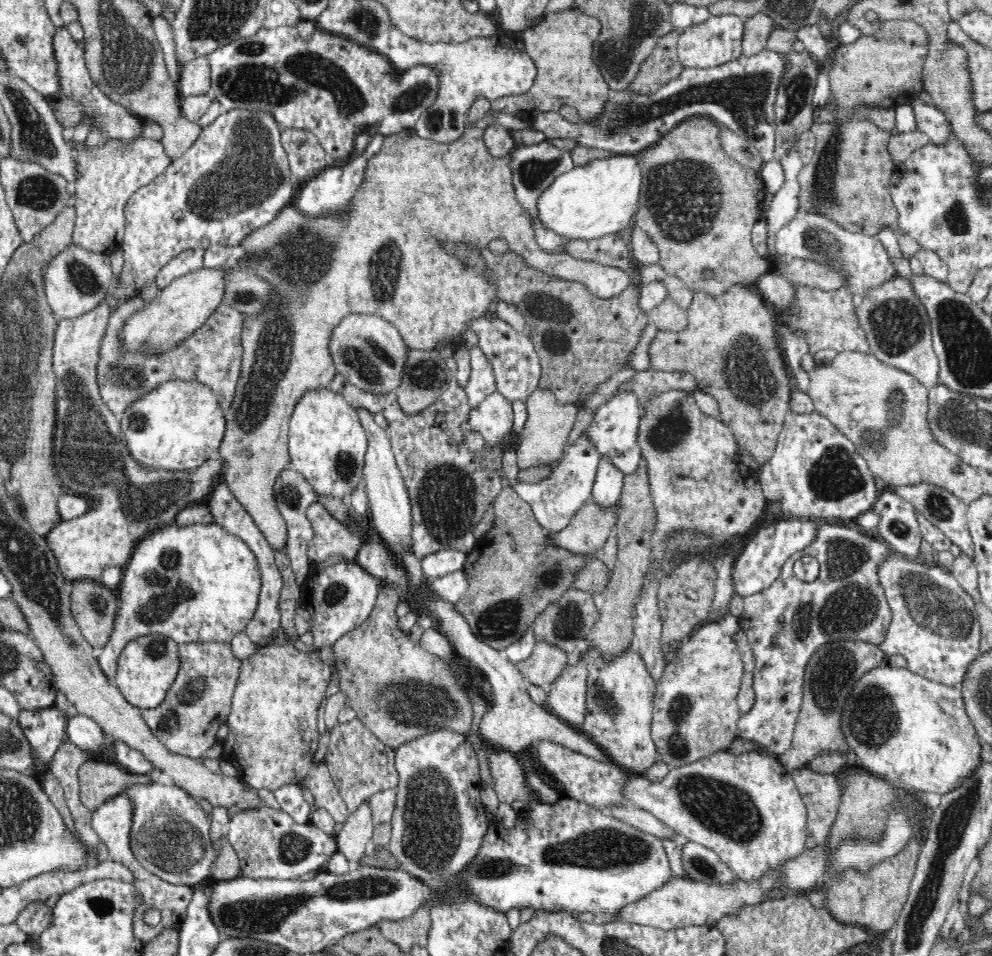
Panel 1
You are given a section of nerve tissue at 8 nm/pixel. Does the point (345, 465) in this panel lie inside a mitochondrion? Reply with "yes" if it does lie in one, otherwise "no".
yes

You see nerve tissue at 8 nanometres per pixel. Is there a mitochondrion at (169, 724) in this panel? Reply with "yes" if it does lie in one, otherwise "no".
yes

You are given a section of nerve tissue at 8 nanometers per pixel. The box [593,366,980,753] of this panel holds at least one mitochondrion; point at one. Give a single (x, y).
(936, 610)

